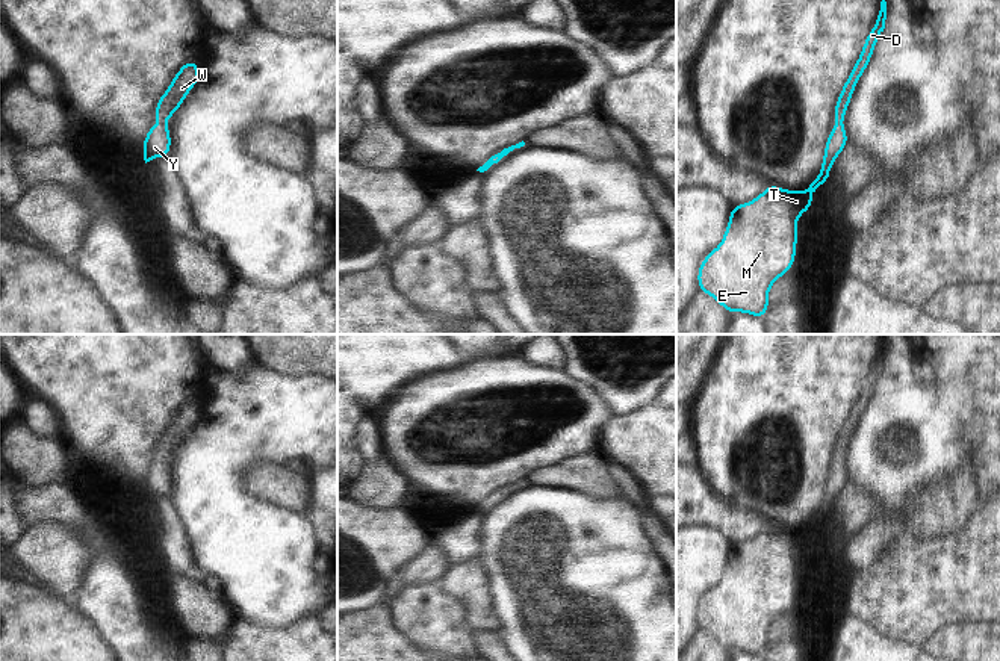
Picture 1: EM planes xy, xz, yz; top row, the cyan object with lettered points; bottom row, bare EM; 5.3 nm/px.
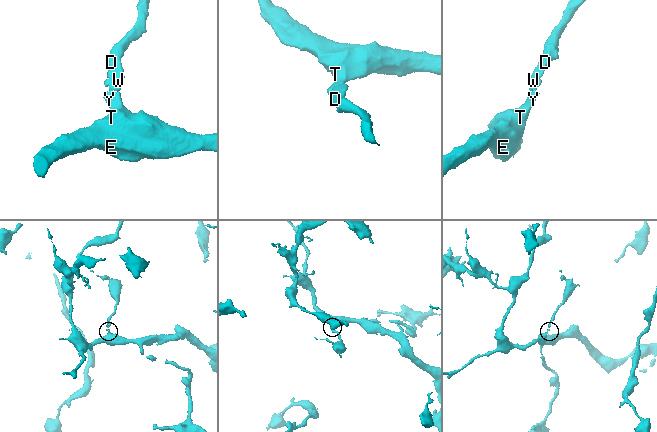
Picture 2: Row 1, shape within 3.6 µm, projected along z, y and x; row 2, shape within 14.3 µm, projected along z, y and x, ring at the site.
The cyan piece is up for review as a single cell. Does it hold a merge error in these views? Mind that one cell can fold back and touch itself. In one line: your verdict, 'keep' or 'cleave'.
keep

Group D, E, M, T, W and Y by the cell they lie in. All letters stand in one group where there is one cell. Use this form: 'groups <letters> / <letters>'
groups D E M T W Y

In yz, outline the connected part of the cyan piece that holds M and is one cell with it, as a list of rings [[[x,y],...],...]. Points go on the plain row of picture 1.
[[[882,337],[877,358],[837,437],[835,464],[828,473],[817,517],[806,529],[766,523],[756,537],[734,545],[720,584],[700,600],[699,631],[713,635],[728,652],[741,650],[764,658],[770,647],[769,629],[794,604],[797,557],[812,548],[815,528],[826,520],[835,498],[849,481],[843,466],[847,446],[873,396],[885,358],[887,340]]]

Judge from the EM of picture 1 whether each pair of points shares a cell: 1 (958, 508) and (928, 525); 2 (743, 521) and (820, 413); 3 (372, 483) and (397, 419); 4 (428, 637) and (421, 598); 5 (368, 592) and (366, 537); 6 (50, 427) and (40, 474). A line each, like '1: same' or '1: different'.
1: same
2: different
3: different
4: same
5: same
6: different

